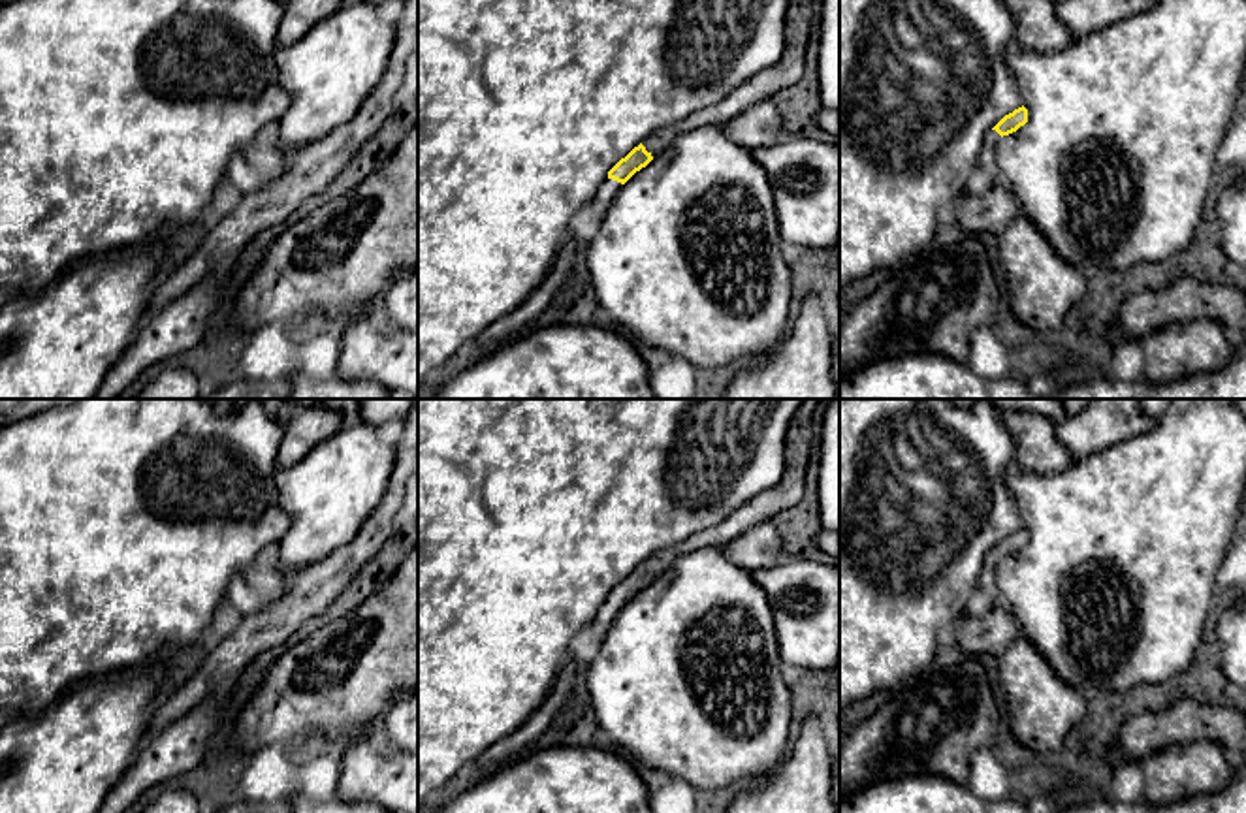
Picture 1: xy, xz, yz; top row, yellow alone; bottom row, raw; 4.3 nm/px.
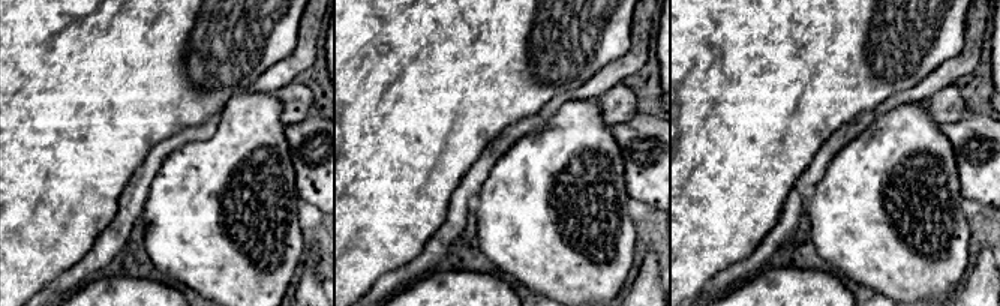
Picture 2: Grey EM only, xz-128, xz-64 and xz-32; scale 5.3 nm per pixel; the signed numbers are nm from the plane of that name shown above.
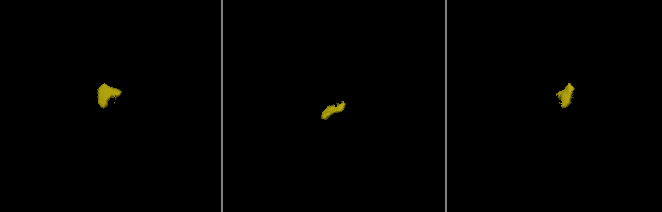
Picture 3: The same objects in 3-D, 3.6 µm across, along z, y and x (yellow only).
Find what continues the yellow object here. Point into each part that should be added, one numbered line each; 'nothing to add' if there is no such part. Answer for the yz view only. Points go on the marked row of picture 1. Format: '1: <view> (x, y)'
1: yz (985, 174)

